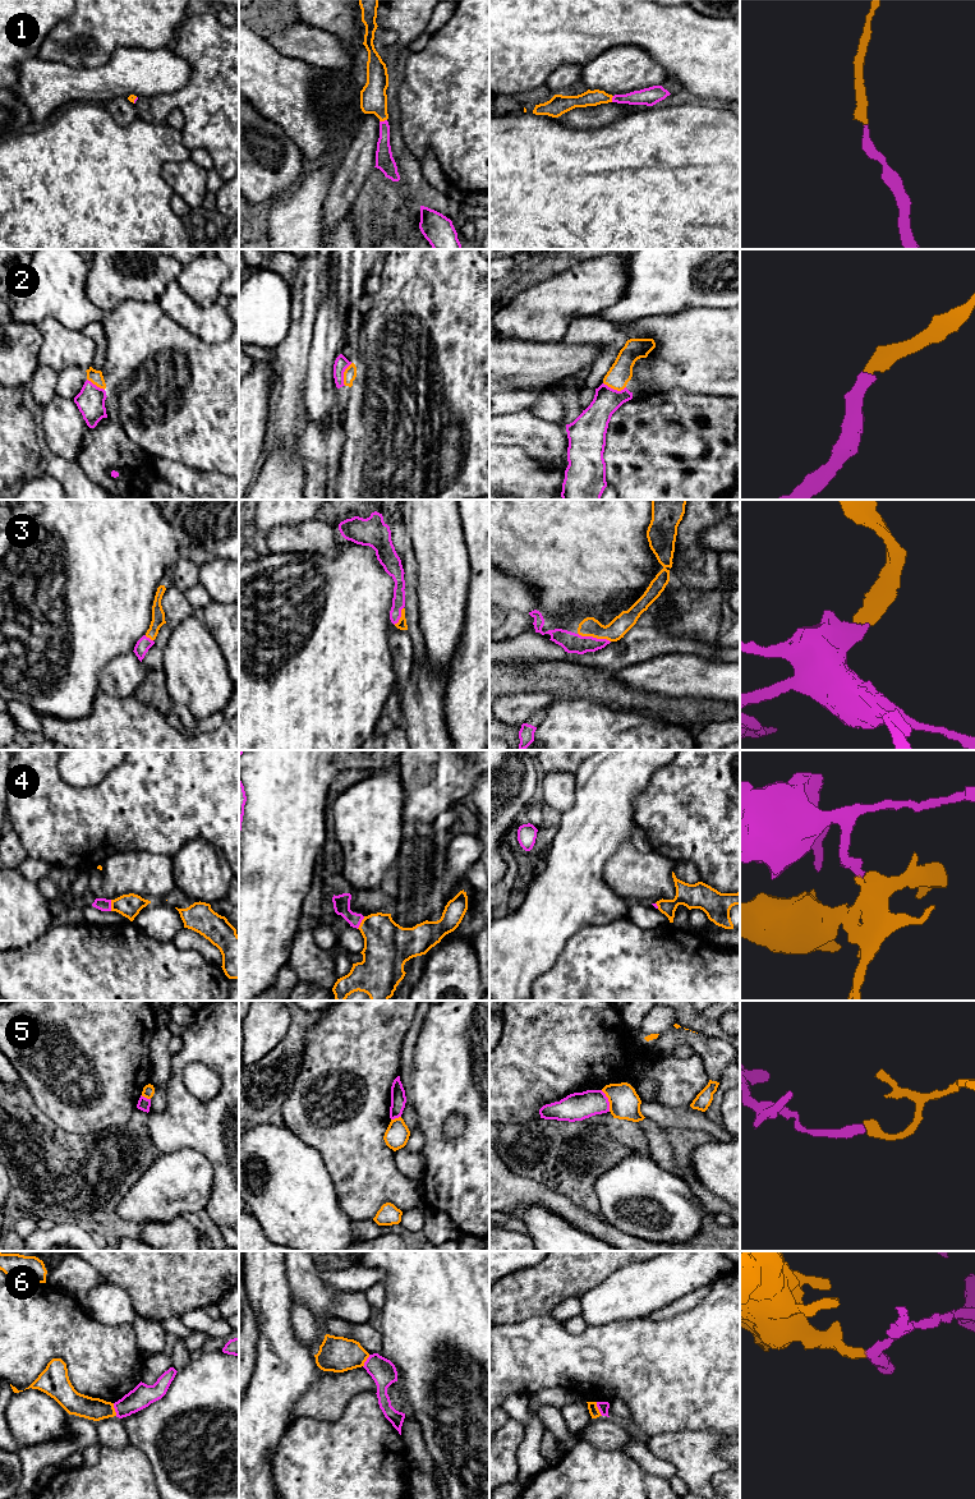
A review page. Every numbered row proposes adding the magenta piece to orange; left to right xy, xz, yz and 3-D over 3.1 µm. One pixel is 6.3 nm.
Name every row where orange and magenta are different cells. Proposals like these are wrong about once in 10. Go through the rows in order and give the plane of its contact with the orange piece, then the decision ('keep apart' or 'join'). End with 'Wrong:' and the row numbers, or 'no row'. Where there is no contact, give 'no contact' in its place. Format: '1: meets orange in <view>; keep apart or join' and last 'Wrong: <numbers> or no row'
1: meets orange in xz; join
2: meets orange in xz; join
3: meets orange in yz; join
4: meets orange in xz; join
5: meets orange in yz; keep apart
6: meets orange in yz; keep apart
Wrong: 5, 6

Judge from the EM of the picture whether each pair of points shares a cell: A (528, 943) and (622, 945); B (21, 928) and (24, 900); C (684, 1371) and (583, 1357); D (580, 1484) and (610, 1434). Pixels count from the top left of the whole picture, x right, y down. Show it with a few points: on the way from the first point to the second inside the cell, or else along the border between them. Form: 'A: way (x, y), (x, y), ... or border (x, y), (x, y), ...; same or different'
A: border (587, 924), (568, 939), (548, 969); different
B: way (19, 922), (19, 906); same
C: way (658, 1368), (642, 1361), (608, 1361); same
D: border (578, 1438), (603, 1449), (621, 1451); different

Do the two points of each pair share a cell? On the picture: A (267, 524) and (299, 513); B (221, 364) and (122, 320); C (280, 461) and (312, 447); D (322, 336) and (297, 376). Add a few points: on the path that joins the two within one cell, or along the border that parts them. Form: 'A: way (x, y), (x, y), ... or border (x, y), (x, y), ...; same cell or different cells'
A: way (275, 516), (279, 513), (291, 513); same cell
B: way (197, 358), (188, 349), (173, 344), (146, 343); same cell
C: border (295, 441), (306, 482); different cells
D: border (313, 330), (303, 389); different cells

